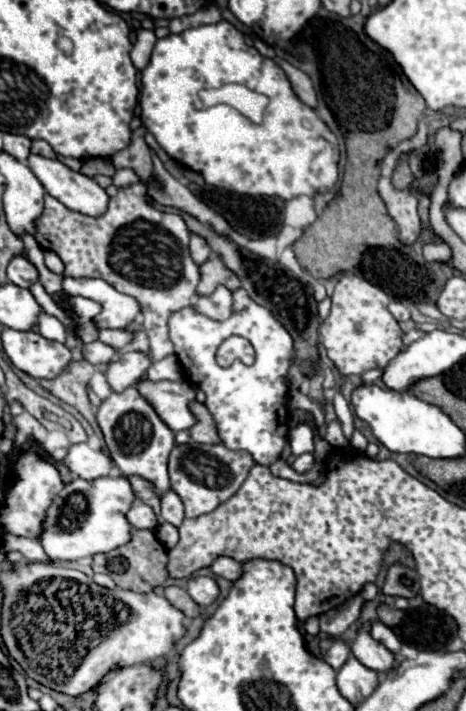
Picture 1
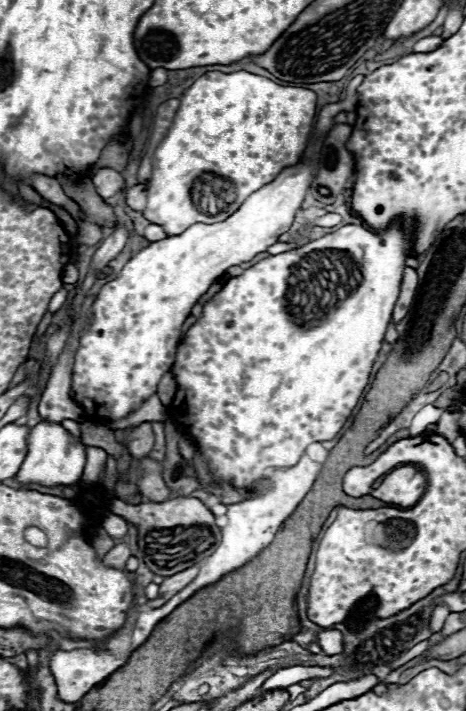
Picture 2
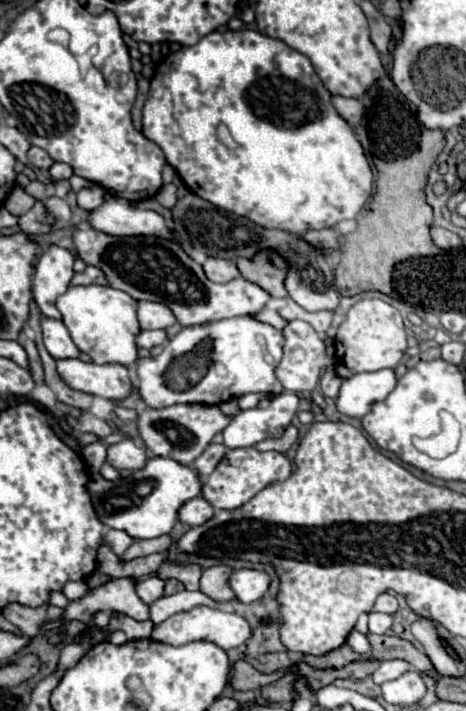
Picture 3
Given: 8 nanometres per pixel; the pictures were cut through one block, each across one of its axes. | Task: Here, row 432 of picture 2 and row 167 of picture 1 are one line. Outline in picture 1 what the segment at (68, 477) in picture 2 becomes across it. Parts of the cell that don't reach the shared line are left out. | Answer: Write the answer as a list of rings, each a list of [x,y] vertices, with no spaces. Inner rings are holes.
[[[30,154],[26,164],[30,166],[30,170],[36,174],[36,178],[42,182],[44,190],[54,196],[56,200],[60,200],[66,208],[76,210],[80,214],[88,214],[88,216],[102,216],[108,208],[108,194],[104,192],[104,188],[100,188],[92,178],[70,170],[68,166],[64,166],[60,160],[54,158],[44,158],[38,154]]]

